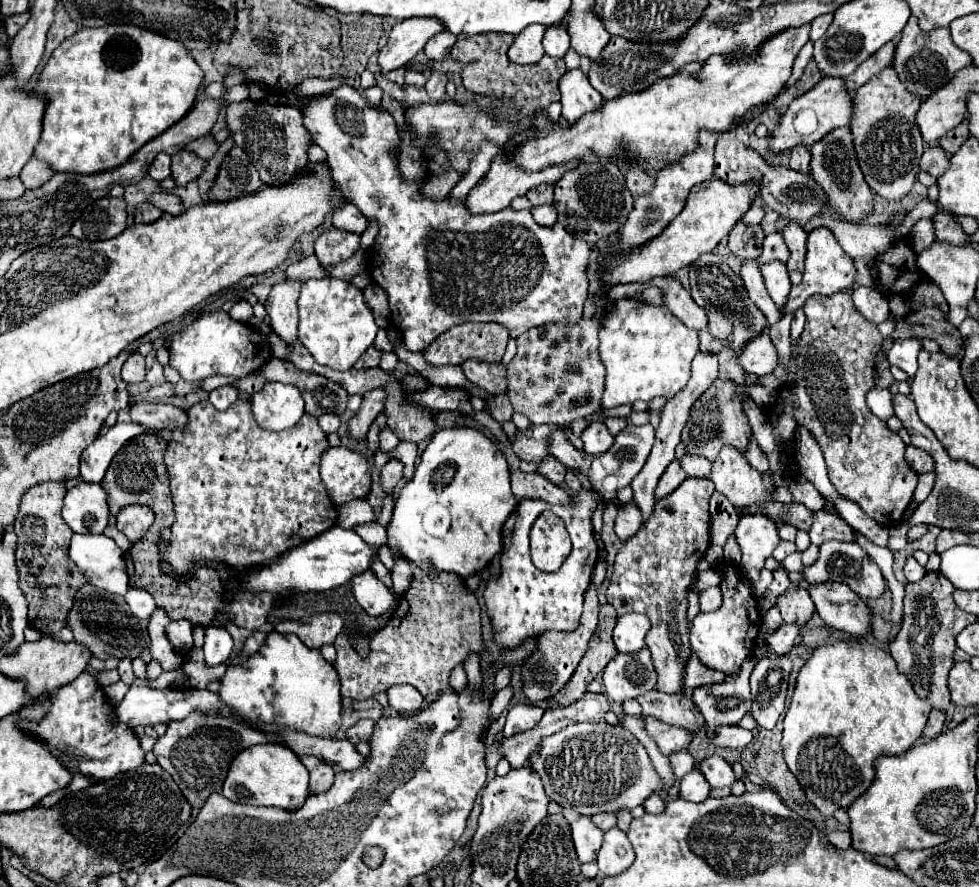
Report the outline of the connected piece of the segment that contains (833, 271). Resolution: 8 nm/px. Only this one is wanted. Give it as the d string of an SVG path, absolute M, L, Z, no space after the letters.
M816 227L808 235L808 253L806 253L802 285L792 287L792 293L788 299L788 313L802 307L810 295L832 295L832 293L838 293L844 289L854 289L854 285L856 285L854 259L842 251L838 239L834 237L834 233L828 227Z

